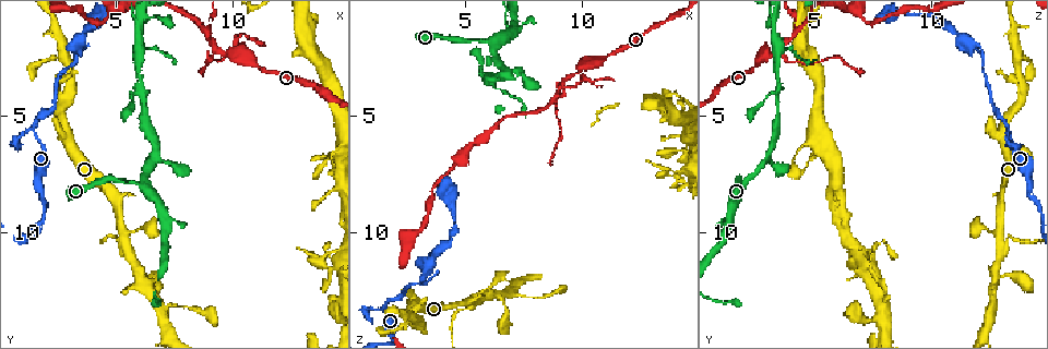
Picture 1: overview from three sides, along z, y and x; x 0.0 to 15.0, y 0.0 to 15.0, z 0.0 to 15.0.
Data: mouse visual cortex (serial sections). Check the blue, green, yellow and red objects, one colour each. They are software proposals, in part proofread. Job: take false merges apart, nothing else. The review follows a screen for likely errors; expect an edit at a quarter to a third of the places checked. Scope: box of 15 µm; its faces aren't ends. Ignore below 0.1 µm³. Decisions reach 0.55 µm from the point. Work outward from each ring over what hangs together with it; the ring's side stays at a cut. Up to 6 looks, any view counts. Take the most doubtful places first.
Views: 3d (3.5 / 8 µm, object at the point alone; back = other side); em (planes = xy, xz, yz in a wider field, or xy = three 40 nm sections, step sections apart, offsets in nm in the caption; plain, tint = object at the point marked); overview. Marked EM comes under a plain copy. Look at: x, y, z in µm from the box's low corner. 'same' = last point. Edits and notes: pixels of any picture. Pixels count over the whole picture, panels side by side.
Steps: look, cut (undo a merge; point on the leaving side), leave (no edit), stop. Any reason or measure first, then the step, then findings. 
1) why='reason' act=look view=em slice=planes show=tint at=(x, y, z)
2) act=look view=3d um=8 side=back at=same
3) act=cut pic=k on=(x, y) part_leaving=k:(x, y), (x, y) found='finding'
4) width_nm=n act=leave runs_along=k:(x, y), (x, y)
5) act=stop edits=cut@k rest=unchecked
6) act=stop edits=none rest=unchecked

why='abrupt turn' act=look view=3d um=3.5 at=(3.2, 2.0, 11.9)

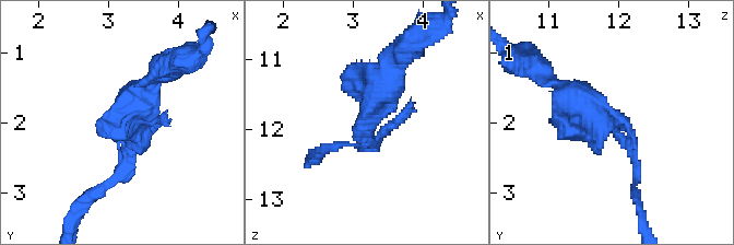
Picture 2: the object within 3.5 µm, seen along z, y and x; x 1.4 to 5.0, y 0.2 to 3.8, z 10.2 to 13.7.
act=look view=em slice=xy step=5 show=tint at=(3.15, 2.00, 12.00)

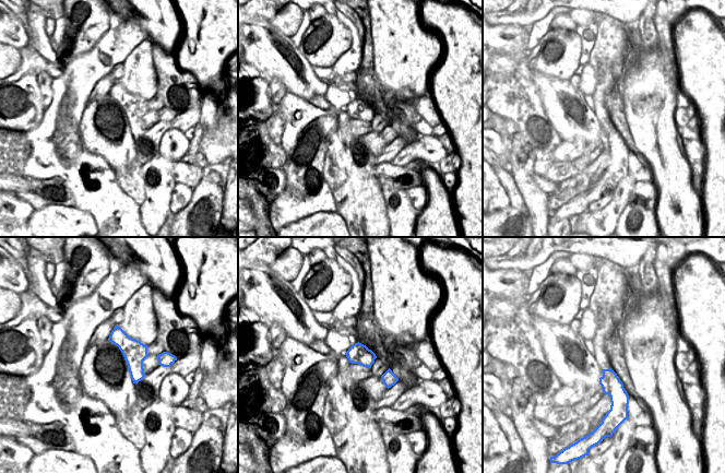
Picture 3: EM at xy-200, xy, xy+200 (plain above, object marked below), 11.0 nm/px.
act=leave runs_along=2:(637, 178), (628, 131), (567, 88) found='all the same cell'

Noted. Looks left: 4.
why='arms part here' act=look view=3d um=3.5 at=(9.8, 2.4, 3.2)

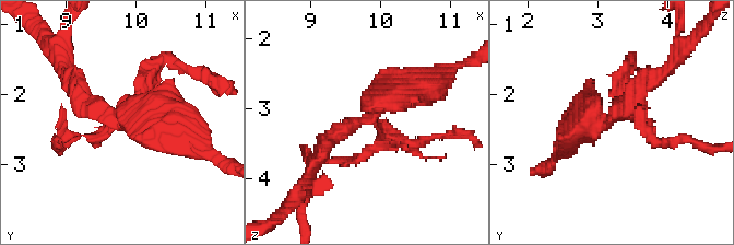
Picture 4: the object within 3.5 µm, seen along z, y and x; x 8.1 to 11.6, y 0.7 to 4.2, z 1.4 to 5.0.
act=look view=em slice=xy step=2 show=tint at=(9.85, 2.40, 3.10)

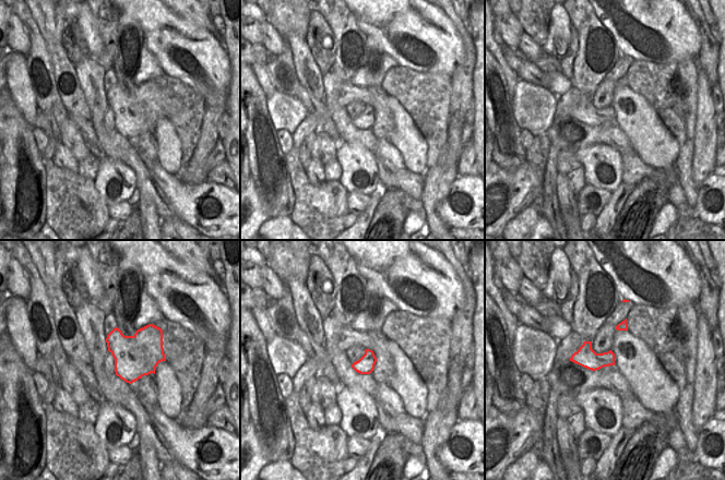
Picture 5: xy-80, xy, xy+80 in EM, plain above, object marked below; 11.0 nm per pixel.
act=cut pic=4 on=(622, 77) found='two cells meet here'

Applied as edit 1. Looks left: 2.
act=stop edits=cut@4 rest=unchecked

